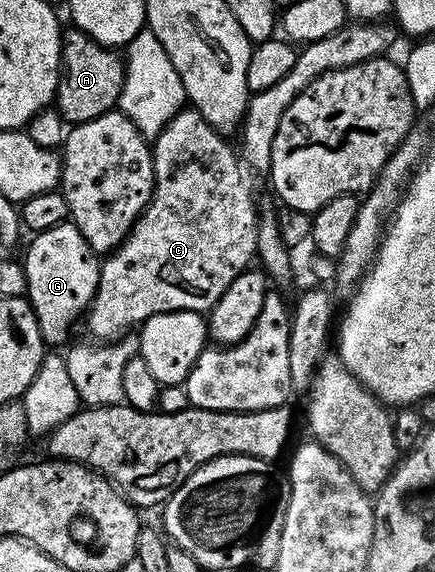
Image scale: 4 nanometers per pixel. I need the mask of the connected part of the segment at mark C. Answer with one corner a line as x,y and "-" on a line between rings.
182,109
176,115
170,117
160,133
152,140
151,150
153,153
153,196
145,206
144,211
133,222
133,228
129,235
118,245
117,250
108,252
100,260
101,272
99,273
99,283
91,306
84,316
83,323
89,326
92,337
97,341
116,340
124,327
136,328
145,322
152,315
158,315
164,311
200,311
207,313
213,307
215,301
219,299
219,293
235,281
235,277
240,271
246,270
254,262
257,253
257,221
259,218
258,208
255,209
253,201
253,183
249,180
249,171
245,168
245,163
233,152
233,147
228,143
226,136
222,132
216,131
203,116
192,109

